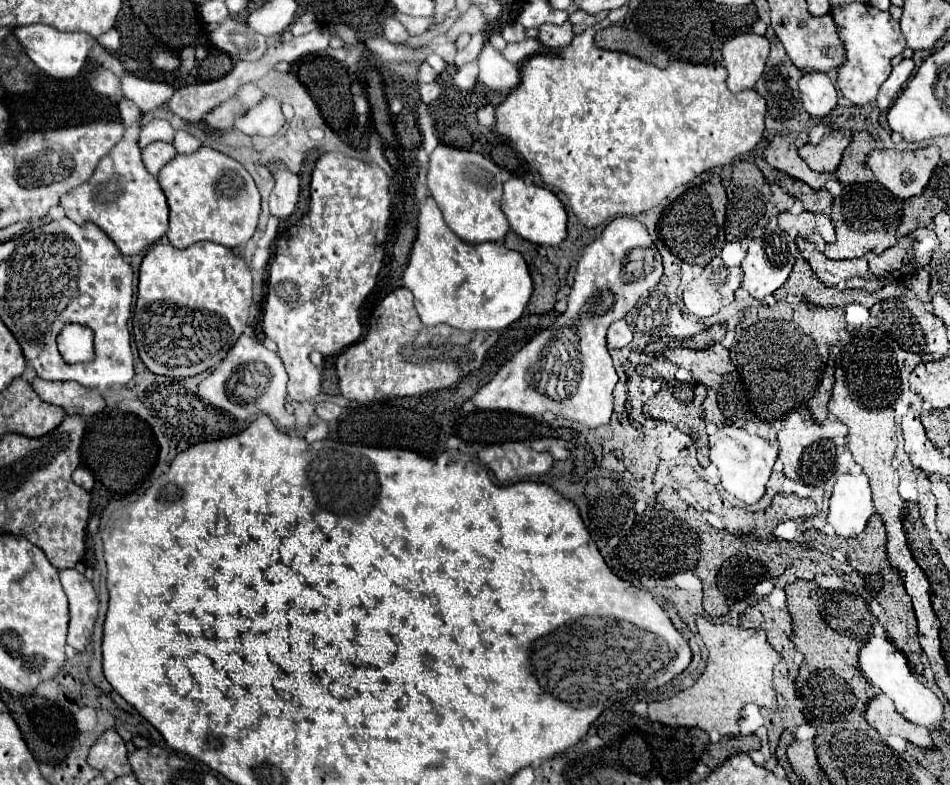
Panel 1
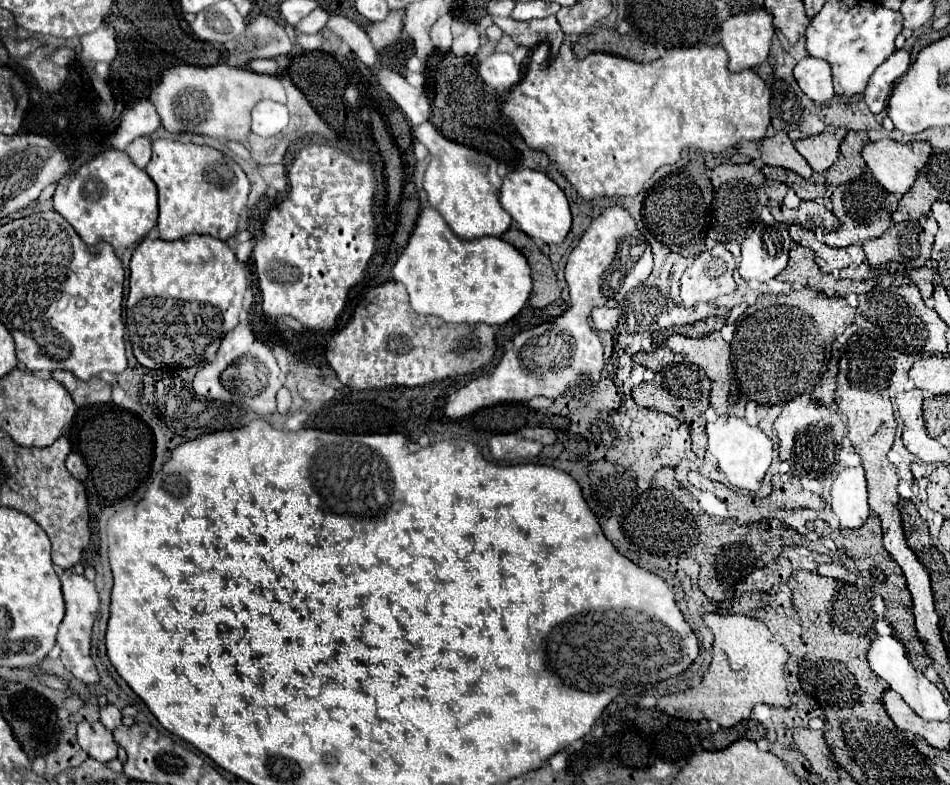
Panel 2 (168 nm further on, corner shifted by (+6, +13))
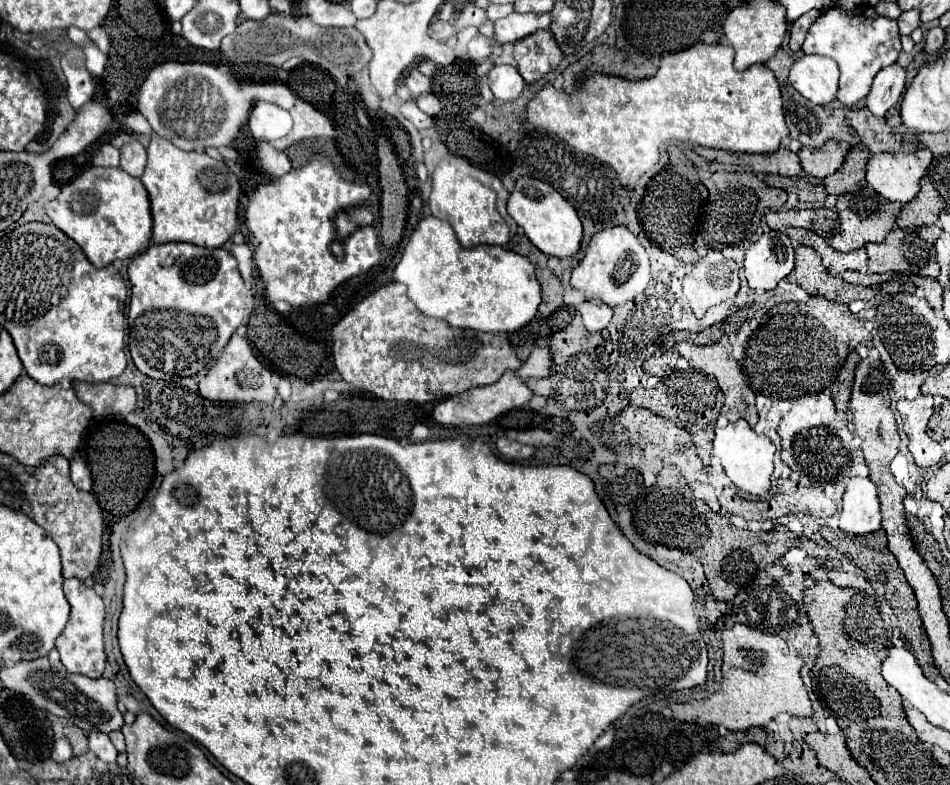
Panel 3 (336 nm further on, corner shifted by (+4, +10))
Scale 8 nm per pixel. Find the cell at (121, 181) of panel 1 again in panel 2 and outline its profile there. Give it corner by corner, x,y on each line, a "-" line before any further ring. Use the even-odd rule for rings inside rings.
101,150
97,156
93,156
89,162
81,164
75,172
69,172
63,176
57,184
57,190
53,194
53,208
77,230
77,234
83,238
85,244
93,246
99,240
109,242
115,250
129,248
135,242
139,244
151,228
157,224
157,186
149,178
149,174
141,168
137,168
129,156
121,150

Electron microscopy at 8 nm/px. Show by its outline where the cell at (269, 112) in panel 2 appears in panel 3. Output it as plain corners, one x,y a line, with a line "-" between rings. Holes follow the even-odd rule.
255,101
253,109
249,113
249,121
247,127
251,131
251,137
259,143
259,141
277,141
283,139
289,131
291,131
291,115
267,101

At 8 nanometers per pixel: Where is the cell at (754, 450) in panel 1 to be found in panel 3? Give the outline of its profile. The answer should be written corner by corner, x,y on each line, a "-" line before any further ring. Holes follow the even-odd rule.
745,419
729,423
725,429
717,429
715,431
713,455
721,459
727,477
741,491
747,491
751,495
765,495
769,491
769,487
771,487
771,473
773,473
775,445
765,435
757,435

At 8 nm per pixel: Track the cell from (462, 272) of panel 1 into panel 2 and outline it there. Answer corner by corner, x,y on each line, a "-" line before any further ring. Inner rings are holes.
425,206
421,210
415,230
411,232
409,244
405,246
403,254
393,266
393,278
405,284
409,292
411,308
417,314
425,314
425,316
431,314
443,318
445,322
505,324
523,308
531,292
531,268
519,250
515,250
503,238
487,236
487,238
463,240
453,234
453,230
447,226
443,216
431,206

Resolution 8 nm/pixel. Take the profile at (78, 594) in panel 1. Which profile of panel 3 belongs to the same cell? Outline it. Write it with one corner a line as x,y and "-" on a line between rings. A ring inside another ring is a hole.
65,579
63,585
65,597
71,605
71,615
67,627
57,637
57,651
61,655
61,663
67,667
69,673
81,673
89,677
101,677
105,669
105,649
103,649
103,619
105,619
105,605
103,599
89,589
79,579

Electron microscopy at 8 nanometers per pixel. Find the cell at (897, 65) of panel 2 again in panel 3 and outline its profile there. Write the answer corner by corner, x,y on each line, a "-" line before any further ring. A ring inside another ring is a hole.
889,65
881,69
873,81
873,87
867,95
867,107
875,117
885,117
889,109
899,101
905,89
905,69

